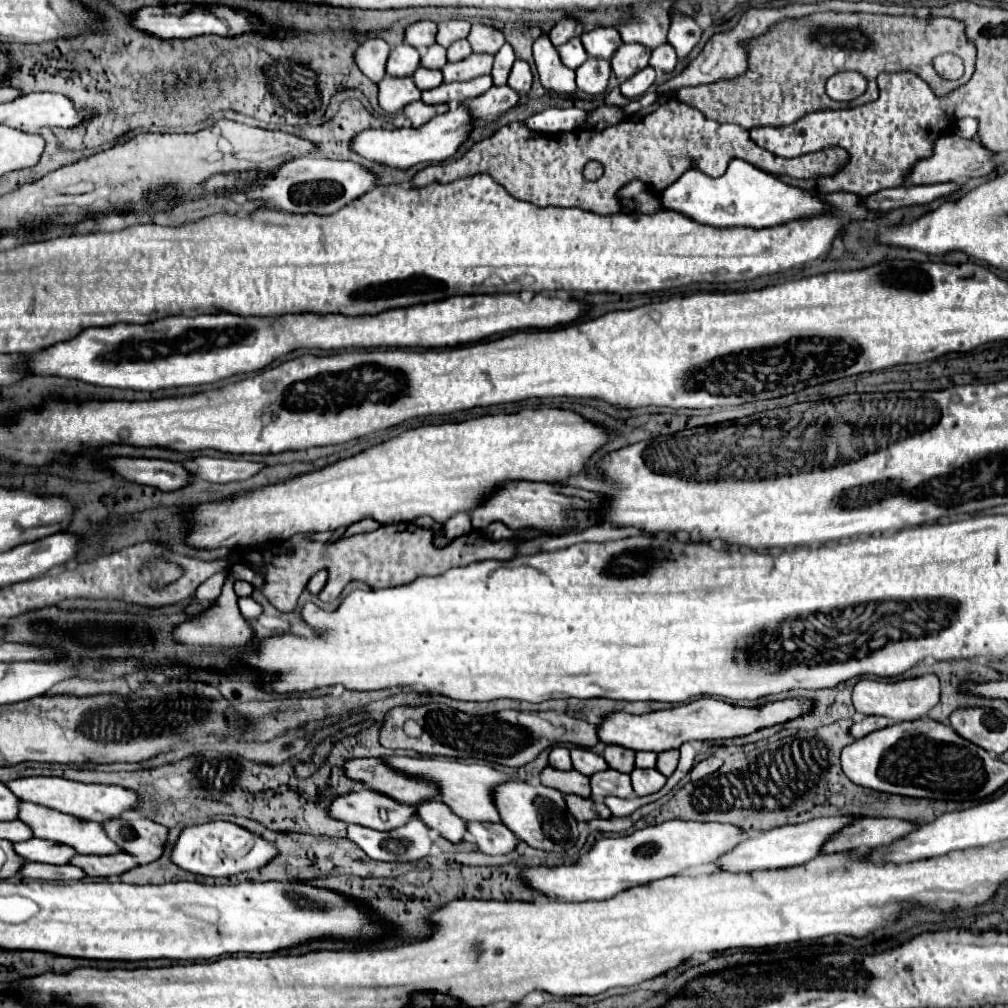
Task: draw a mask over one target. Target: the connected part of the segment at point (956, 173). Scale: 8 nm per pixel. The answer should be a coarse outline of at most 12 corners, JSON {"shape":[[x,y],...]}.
{"shape":[[957,134],[935,142],[917,162],[911,184],[965,182],[997,168],[977,138]]}

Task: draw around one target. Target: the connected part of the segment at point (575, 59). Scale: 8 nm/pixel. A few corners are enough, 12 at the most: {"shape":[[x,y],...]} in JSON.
{"shape":[[579,38],[559,46],[561,62],[577,70],[587,60]]}

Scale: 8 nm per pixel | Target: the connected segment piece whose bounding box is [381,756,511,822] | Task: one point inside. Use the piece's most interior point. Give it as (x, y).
(466, 788)

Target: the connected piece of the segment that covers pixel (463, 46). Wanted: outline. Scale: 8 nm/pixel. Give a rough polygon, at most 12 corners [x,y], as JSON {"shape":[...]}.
{"shape":[[463,38],[447,48],[451,62],[467,58],[471,50],[469,42]]}

